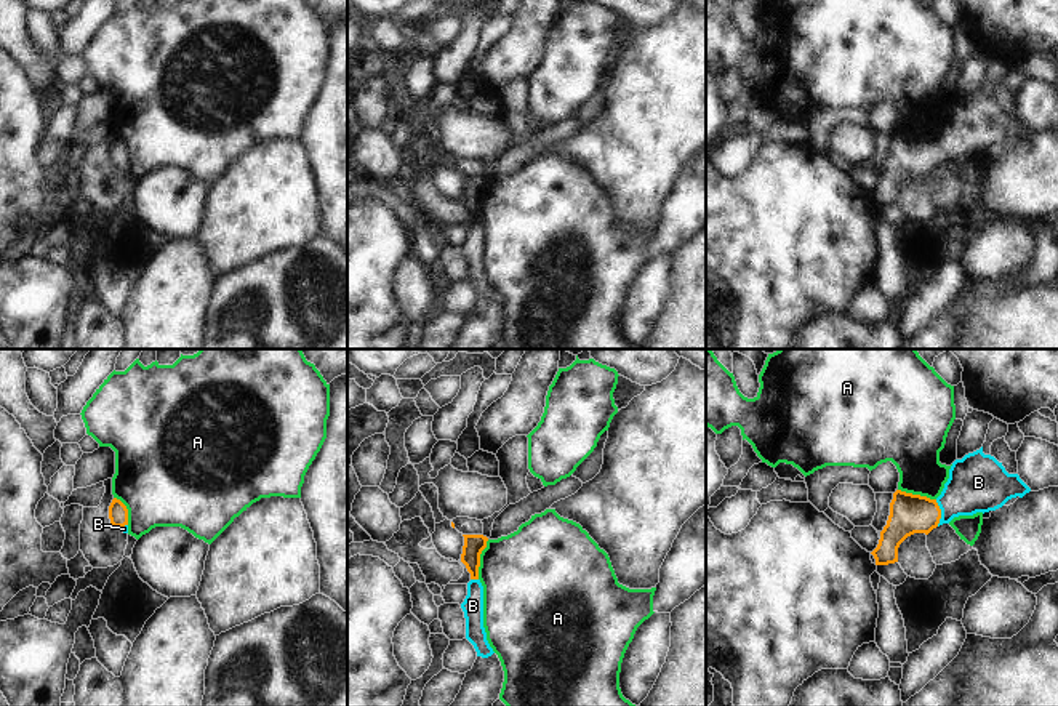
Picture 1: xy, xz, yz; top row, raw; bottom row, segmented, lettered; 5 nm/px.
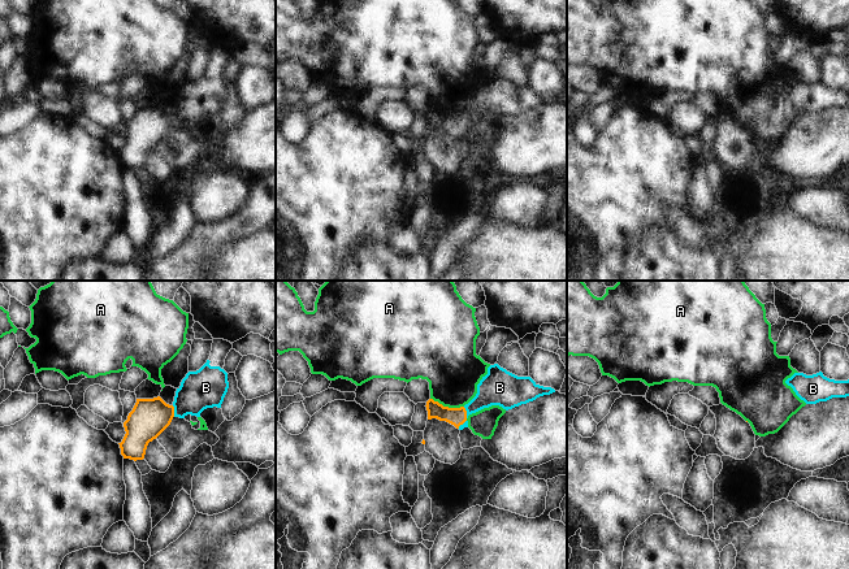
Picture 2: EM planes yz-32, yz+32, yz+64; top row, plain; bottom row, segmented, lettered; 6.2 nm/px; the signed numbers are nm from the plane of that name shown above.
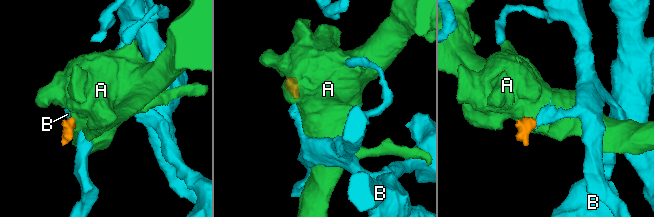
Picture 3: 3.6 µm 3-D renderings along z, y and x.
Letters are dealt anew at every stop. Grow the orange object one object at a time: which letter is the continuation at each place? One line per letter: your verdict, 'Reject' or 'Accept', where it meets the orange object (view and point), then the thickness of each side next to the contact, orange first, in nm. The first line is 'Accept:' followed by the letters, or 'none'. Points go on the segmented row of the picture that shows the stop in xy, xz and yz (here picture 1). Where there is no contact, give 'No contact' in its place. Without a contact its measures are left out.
Accept: B
A: Reject. Touches orange at xz (479, 559). Thickness 100 nm (orange) against 440 nm
B: Accept. Touches orange at yz (940, 513). Thickness 200 nm (orange) against 300 nm.

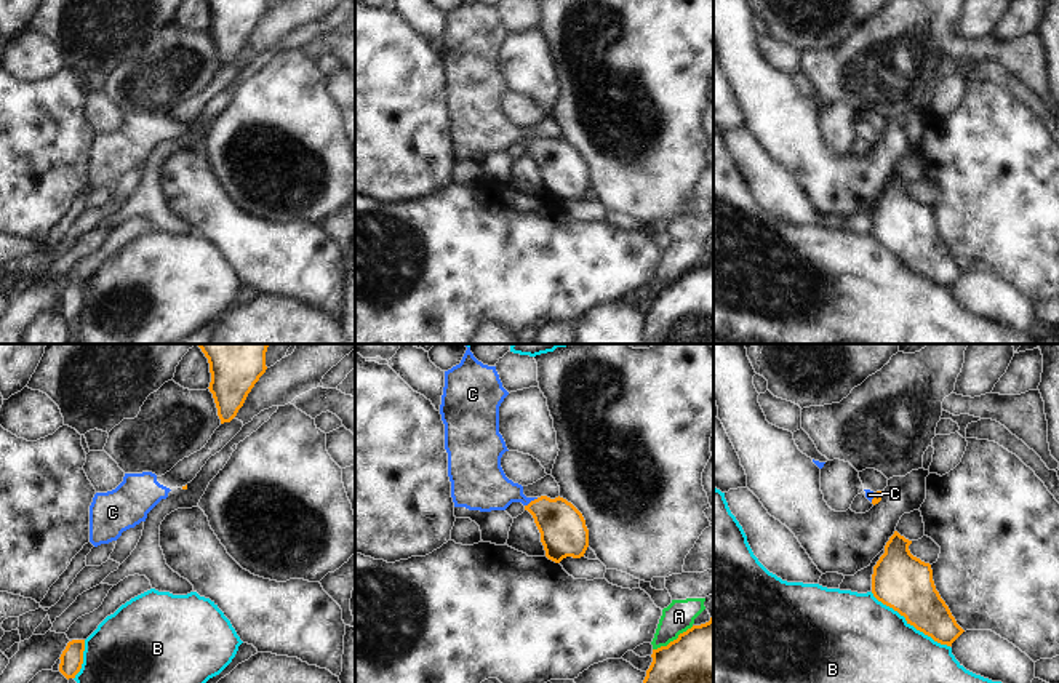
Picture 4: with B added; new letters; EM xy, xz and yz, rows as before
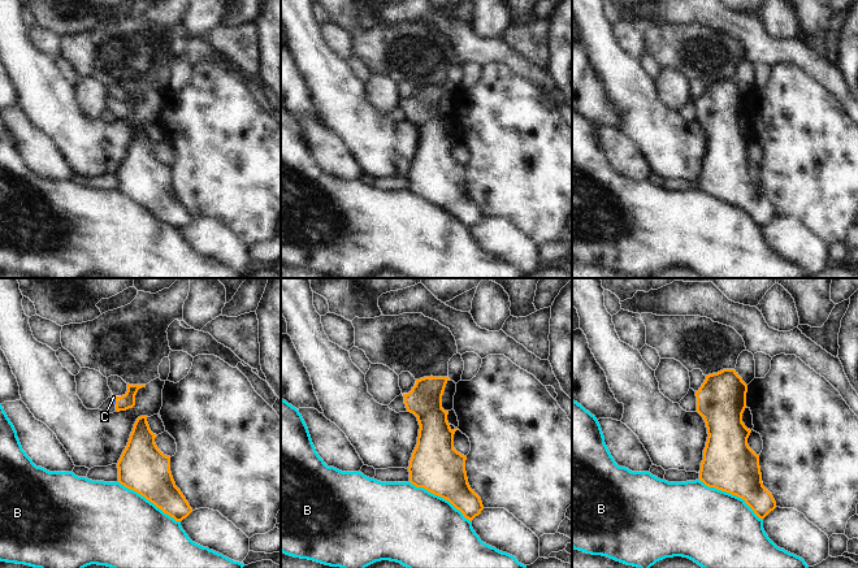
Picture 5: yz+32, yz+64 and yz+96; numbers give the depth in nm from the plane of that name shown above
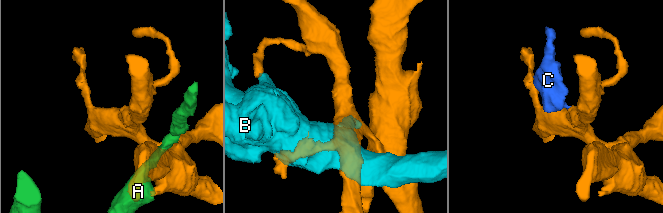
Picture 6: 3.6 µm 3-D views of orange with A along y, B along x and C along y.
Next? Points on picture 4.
Accept: C
A: Reject. Touches orange at xz (674, 640). Thickness 300 nm (orange) against 160 nm
B: Reject. Touches orange at yz (911, 624). Thickness 280 nm (orange) against 420 nm
C: Accept. Touches orange at xz (531, 501). Thickness 240 nm (orange) against 240 nm.

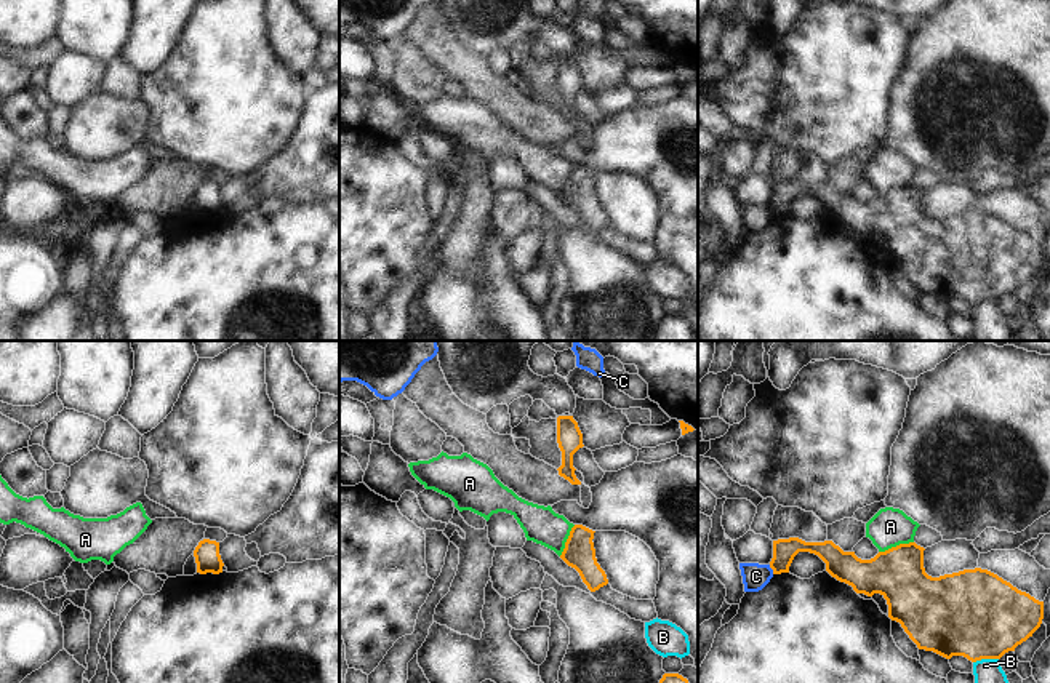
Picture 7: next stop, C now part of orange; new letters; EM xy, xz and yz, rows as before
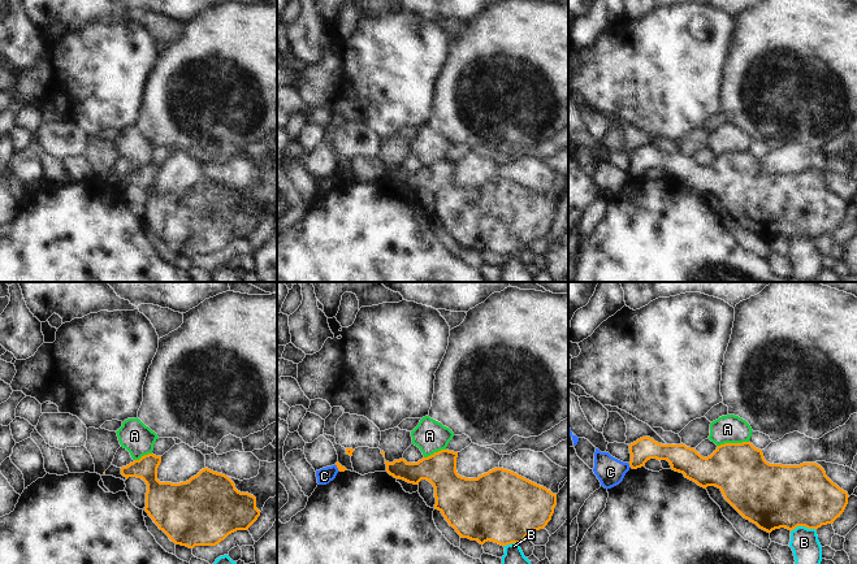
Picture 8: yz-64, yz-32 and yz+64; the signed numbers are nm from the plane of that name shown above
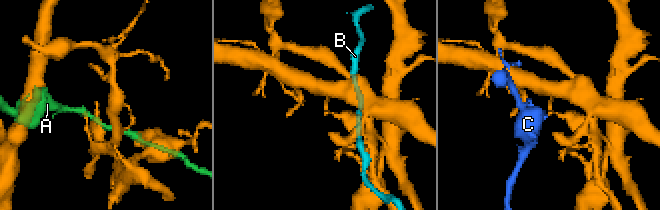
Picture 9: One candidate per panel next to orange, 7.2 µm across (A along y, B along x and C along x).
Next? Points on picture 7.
Accept: none
A: Reject. Touches orange at yz (897, 546). Thickness 260 nm (orange) against 190 nm
B: Reject. Touches orange at yz (985, 658). Thickness 440 nm (orange) against 130 nm
C: Reject. Touches orange at yz (772, 568). Thickness 120 nm (orange) against 130 nm.

